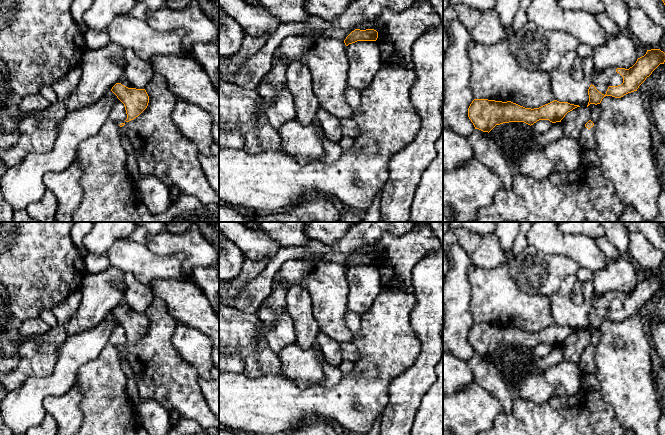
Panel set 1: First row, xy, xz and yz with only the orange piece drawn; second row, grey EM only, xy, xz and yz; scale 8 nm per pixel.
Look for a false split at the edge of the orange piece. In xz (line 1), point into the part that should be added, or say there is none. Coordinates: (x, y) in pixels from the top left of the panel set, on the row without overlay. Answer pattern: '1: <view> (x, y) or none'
1: none

